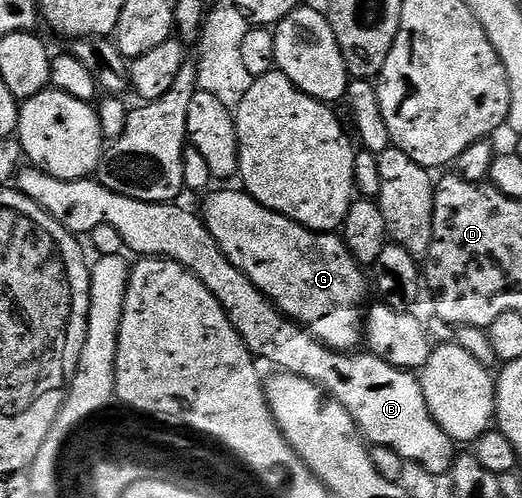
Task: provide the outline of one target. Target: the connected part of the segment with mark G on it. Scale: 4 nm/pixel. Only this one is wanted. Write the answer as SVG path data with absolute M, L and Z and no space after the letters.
M244 190L212 192L204 197L205 205L199 208L199 215L227 259L264 296L268 296L288 319L300 324L313 339L320 340L334 352L356 349L353 347L360 345L363 340L363 309L366 307L365 295L371 292L371 284L366 273L365 276L361 273L364 272L362 265L351 255L344 239L331 232L312 232L283 214L264 208L256 198Z

